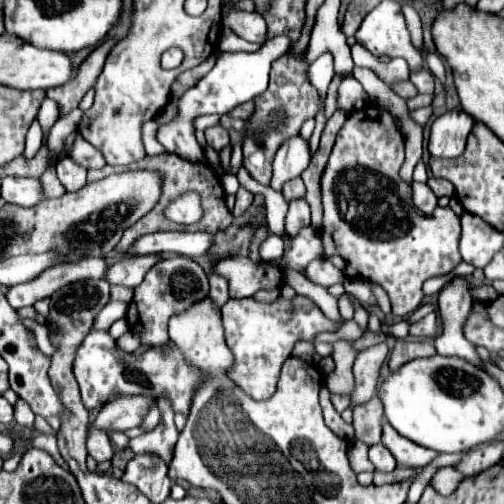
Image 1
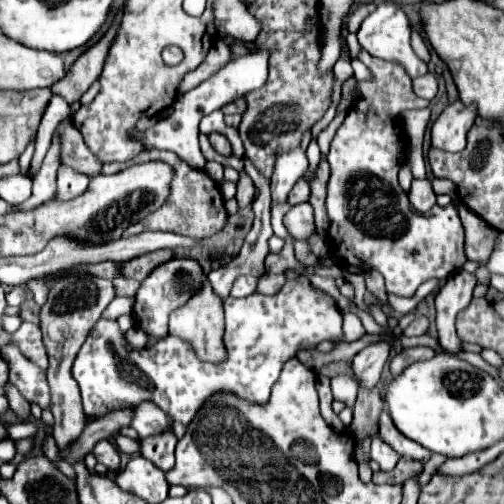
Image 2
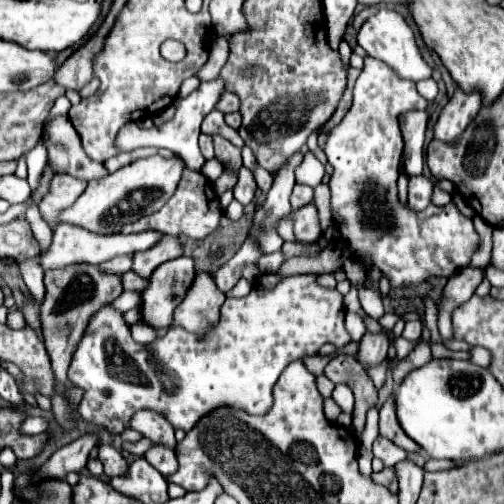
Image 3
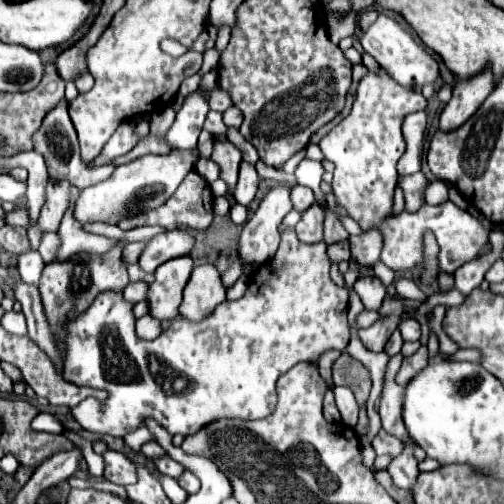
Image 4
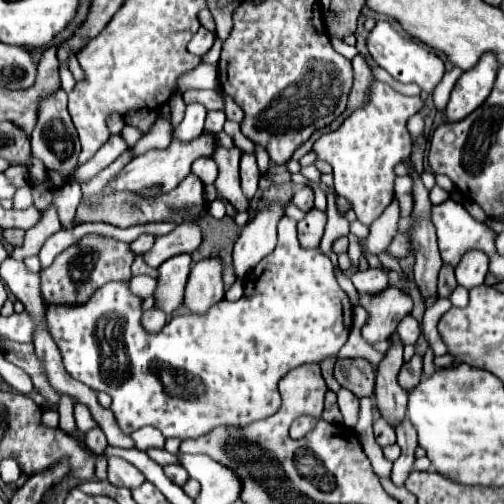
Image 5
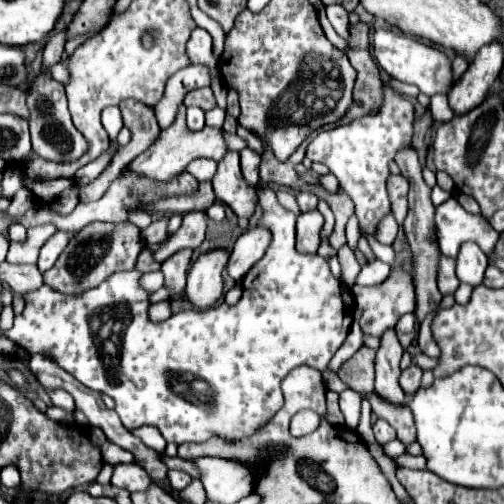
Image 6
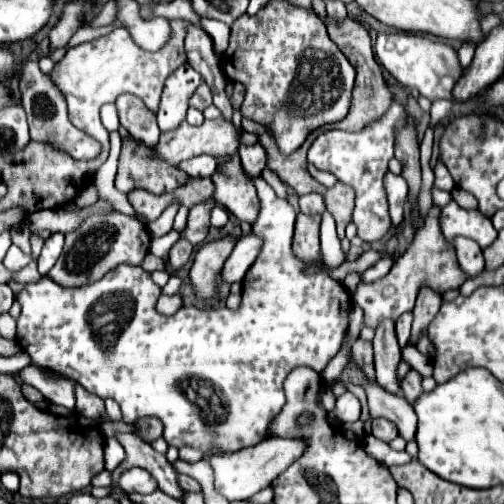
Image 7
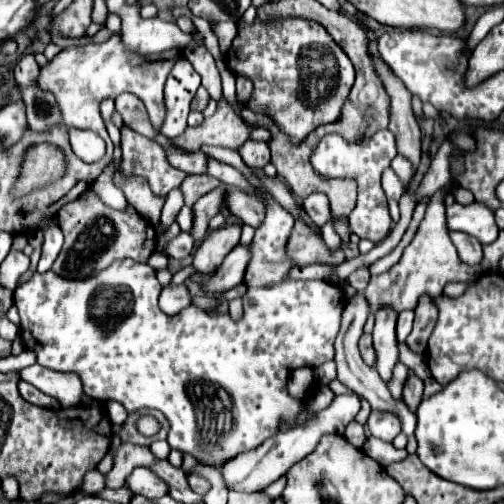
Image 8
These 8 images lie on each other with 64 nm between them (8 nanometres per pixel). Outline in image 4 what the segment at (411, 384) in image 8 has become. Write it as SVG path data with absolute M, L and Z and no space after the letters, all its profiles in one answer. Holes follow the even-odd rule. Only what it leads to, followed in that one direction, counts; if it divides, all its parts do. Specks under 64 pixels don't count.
M420 346L420 348L416 350L416 354L412 354L410 358L404 358L402 368L400 368L398 374L396 374L396 384L398 384L398 386L408 384L408 380L410 380L412 376L416 376L416 372L420 372L420 370L426 368L426 366L428 366L428 348L426 348L426 346Z

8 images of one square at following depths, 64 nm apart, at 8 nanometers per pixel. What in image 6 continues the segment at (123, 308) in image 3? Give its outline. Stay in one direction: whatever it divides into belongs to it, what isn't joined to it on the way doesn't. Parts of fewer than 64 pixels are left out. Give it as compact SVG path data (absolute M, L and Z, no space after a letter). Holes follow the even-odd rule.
M162 272L142 274L142 278L140 278L140 286L142 286L148 294L156 292L158 288L162 288L162 284L164 284L164 276L162 276Z

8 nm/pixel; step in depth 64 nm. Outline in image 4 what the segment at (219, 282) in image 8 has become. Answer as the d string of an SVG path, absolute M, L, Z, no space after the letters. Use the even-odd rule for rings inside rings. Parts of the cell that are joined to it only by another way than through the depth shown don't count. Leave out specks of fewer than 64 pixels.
M290 184L272 186L242 230L238 254L244 264L262 264L276 254L280 244L278 224L290 210Z

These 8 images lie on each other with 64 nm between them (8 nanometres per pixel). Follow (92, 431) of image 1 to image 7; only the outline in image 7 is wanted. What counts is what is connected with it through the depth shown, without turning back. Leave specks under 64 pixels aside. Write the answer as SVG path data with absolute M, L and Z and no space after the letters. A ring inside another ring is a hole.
M130 468L124 470L118 478L118 488L122 488L126 494L130 492L140 492L140 494L148 494L154 492L158 488L156 480L152 480L152 476L148 476L148 472L140 470L140 468Z

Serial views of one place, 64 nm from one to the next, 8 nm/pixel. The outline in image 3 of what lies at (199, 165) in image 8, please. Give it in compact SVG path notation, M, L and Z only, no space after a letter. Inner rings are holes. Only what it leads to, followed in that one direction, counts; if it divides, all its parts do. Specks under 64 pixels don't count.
M206 160L206 164L202 166L200 172L204 172L204 176L208 176L208 180L214 182L224 172L224 166L220 164L220 160Z

